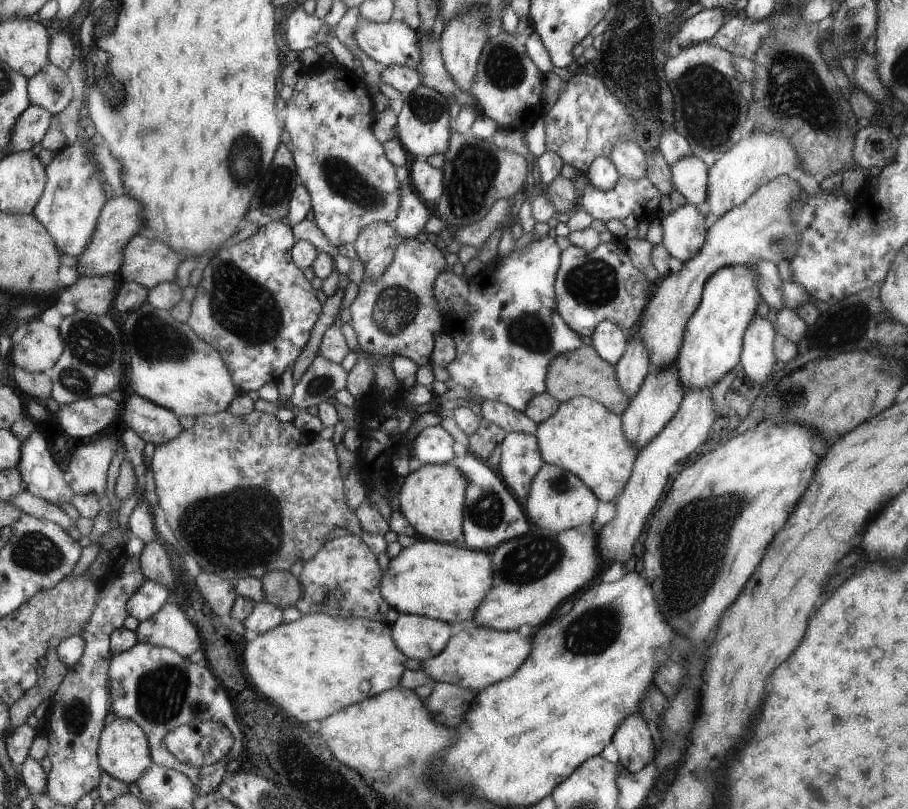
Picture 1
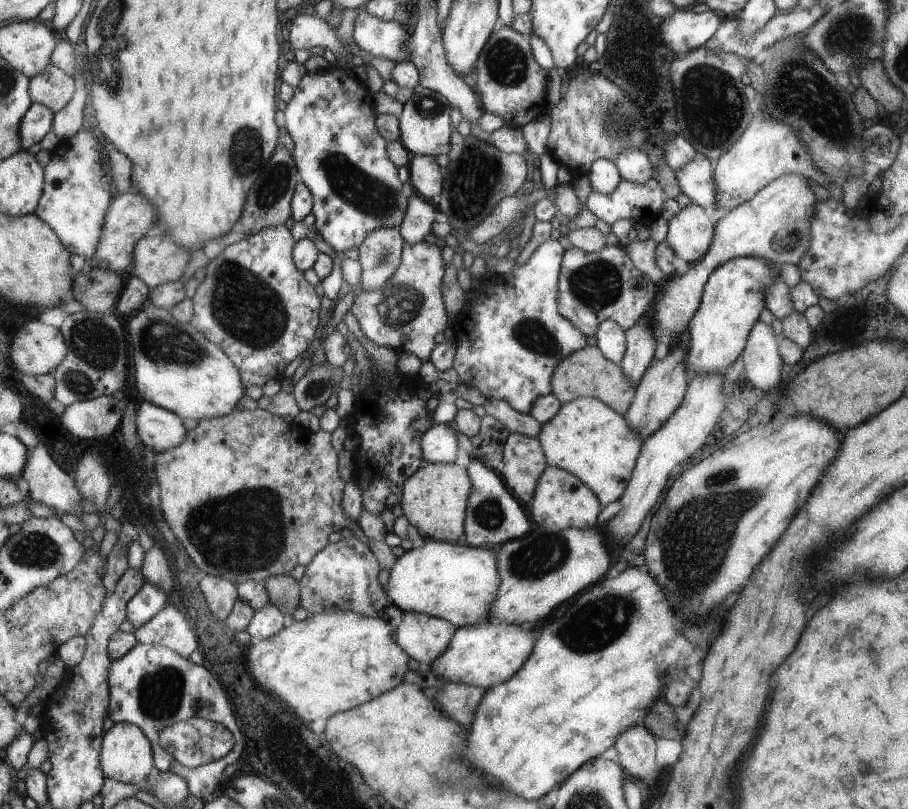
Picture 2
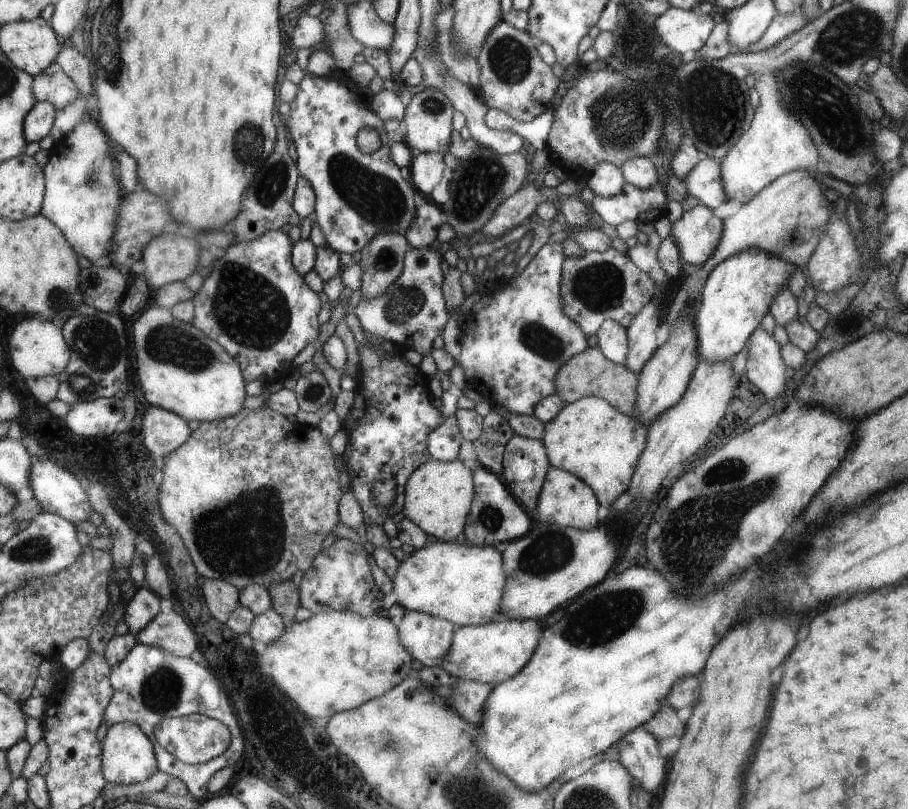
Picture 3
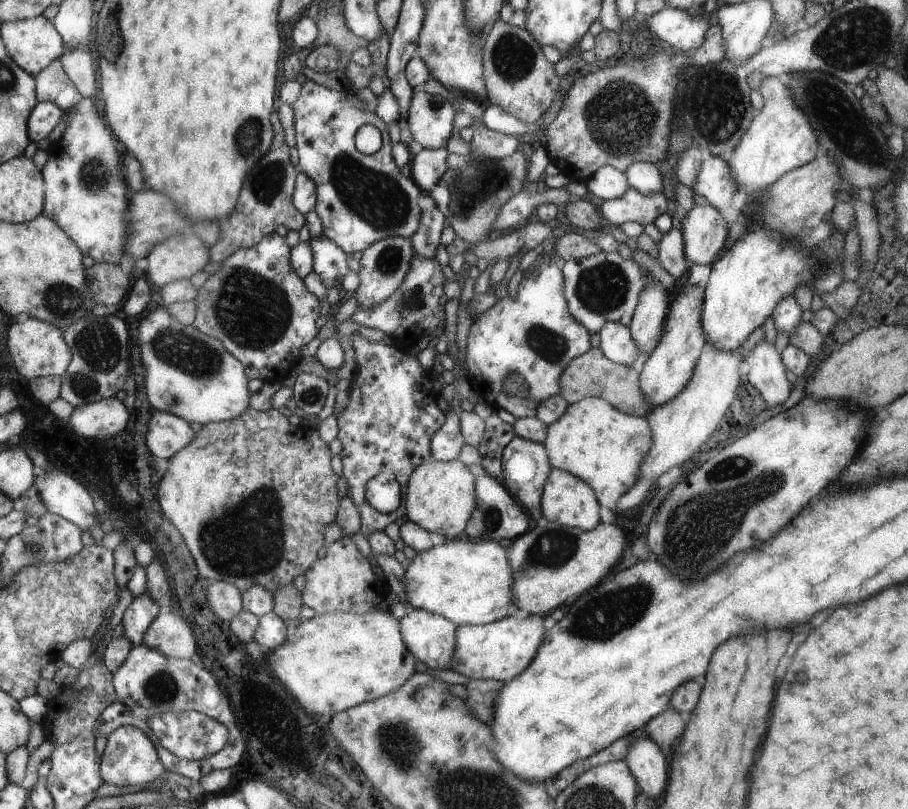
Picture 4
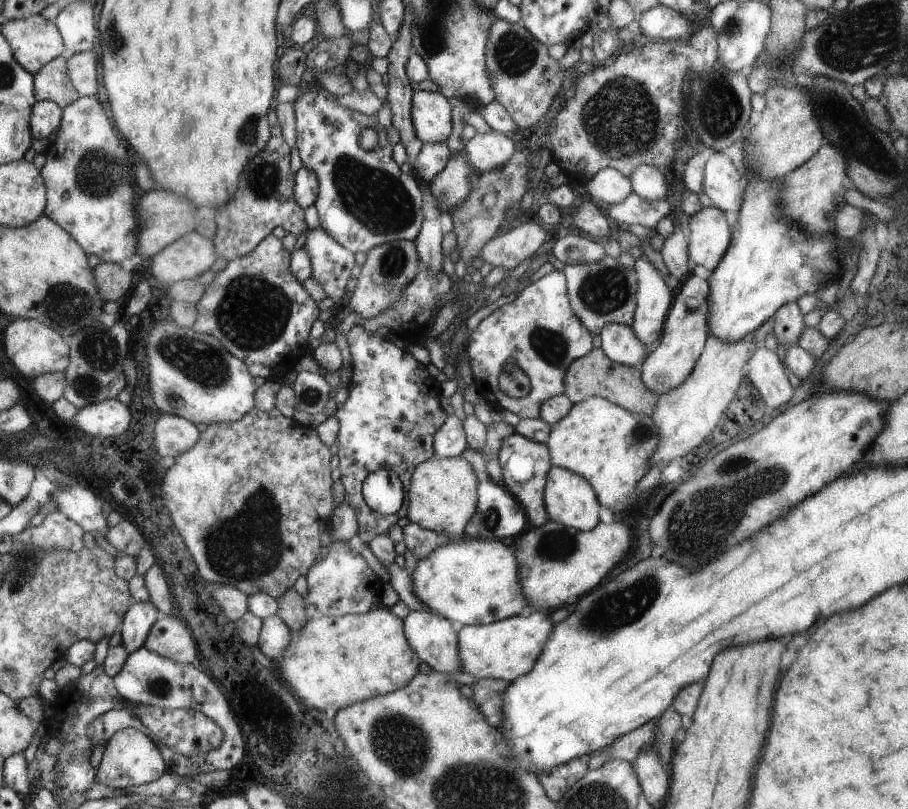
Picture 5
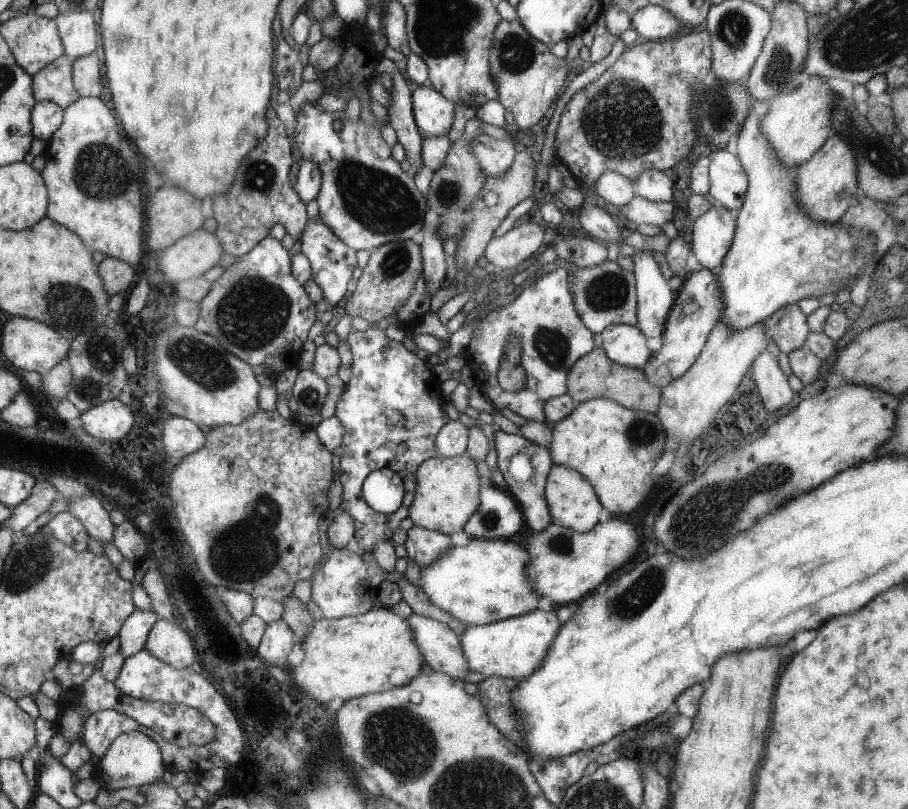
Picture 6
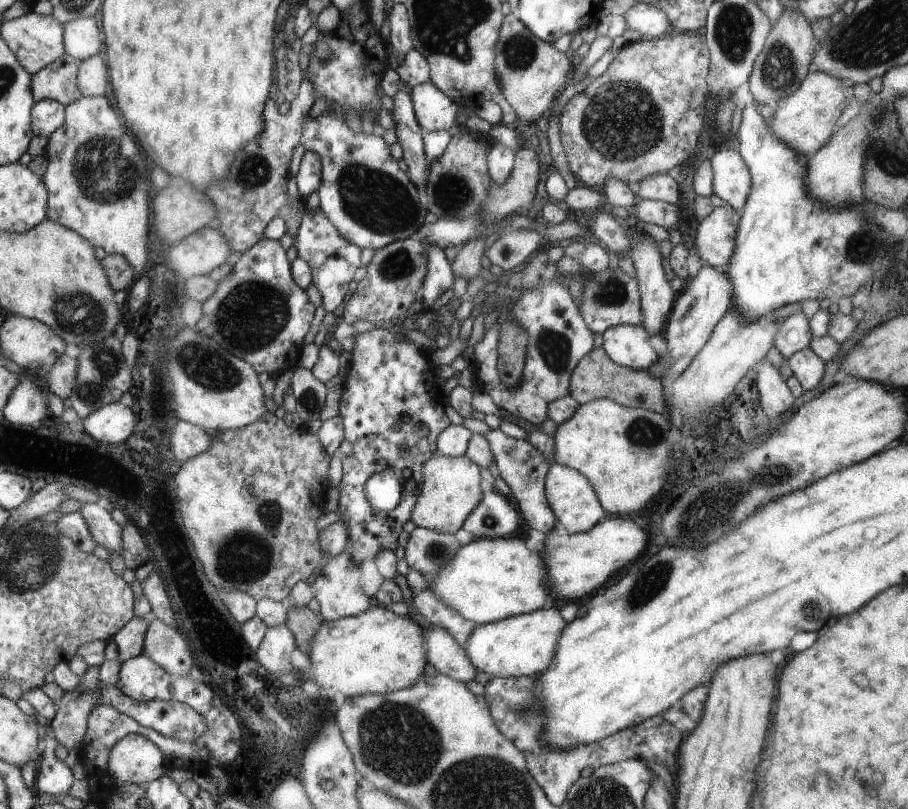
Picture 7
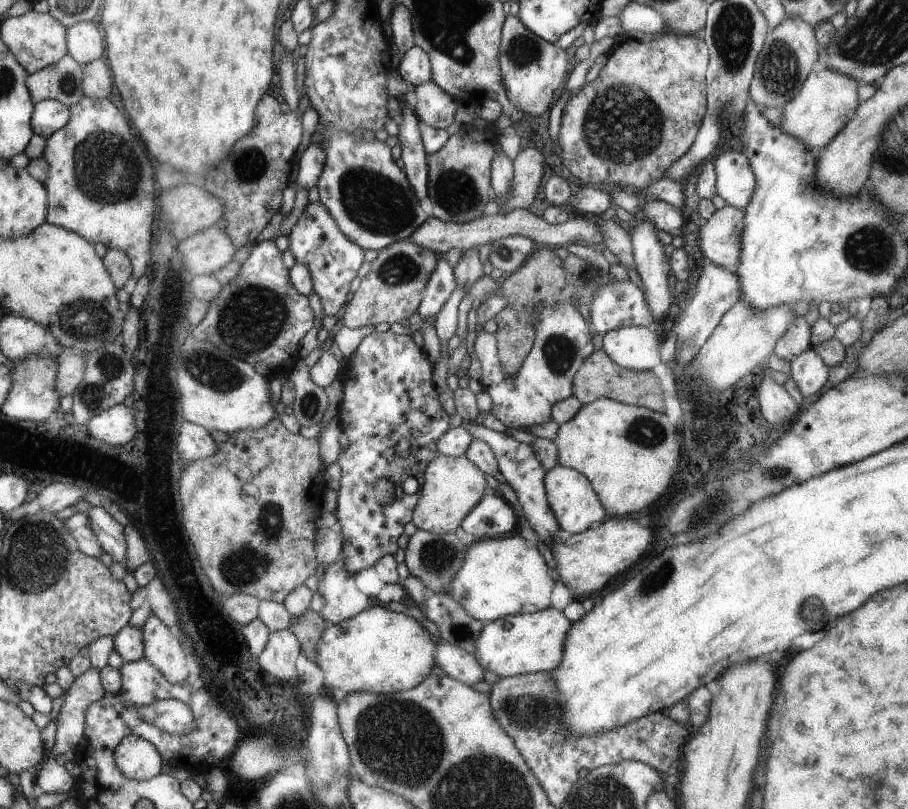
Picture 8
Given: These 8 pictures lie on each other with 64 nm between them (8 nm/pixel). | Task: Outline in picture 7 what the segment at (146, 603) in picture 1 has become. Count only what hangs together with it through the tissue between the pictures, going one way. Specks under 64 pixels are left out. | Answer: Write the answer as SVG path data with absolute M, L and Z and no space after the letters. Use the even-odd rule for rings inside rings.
M147 612L141 619L132 618L113 638L120 650L120 660L124 663L135 658L144 650L145 631L149 621L155 618L153 612Z

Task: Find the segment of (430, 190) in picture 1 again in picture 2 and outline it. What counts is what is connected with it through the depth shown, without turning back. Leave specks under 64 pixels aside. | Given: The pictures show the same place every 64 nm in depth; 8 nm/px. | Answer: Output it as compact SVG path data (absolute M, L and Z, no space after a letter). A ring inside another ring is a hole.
M415 155L408 162L408 184L413 192L424 200L430 200L443 188L443 171L435 161L434 156Z

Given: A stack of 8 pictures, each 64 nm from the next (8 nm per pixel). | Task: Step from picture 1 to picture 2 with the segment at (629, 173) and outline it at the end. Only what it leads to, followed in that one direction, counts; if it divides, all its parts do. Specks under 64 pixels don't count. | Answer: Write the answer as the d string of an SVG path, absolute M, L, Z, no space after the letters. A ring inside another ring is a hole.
M629 149L621 151L614 163L622 179L641 184L654 174L653 158L639 149Z

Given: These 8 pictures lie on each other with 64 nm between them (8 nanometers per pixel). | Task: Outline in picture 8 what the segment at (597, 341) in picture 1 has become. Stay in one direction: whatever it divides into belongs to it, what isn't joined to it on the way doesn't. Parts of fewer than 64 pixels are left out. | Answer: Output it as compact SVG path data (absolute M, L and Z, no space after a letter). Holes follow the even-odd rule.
M633 325L610 330L602 334L602 349L626 369L649 371L661 362L657 338L647 327Z

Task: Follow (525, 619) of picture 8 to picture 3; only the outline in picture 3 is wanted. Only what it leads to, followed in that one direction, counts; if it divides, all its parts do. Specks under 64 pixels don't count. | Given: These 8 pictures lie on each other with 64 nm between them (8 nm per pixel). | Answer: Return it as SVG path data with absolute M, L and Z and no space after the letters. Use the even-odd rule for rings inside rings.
M496 618L482 625L461 625L454 630L451 646L439 666L457 678L495 686L513 677L527 664L533 648L537 648L539 634L541 628L535 619Z

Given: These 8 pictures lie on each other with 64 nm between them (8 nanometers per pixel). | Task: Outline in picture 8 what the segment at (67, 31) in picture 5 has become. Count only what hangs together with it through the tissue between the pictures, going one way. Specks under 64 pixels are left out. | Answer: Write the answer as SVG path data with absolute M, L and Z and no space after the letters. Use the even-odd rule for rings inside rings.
M83 21L68 28L68 52L84 67L105 58L105 40L92 21Z

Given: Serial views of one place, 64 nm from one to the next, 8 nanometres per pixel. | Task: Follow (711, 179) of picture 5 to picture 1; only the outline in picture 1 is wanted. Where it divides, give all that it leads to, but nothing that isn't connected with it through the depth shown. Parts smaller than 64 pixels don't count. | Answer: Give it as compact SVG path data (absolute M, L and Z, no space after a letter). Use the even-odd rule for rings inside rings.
M689 155L670 164L671 182L687 204L704 206L708 167L703 160Z

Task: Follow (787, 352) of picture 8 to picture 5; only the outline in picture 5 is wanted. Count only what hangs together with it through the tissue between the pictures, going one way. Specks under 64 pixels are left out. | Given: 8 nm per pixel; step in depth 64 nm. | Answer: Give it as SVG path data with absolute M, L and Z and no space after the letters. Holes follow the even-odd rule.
M796 301L781 305L774 312L773 334L777 343L784 349L795 345L795 342L799 341L799 334L802 334L803 330L806 329L803 323L803 315Z

